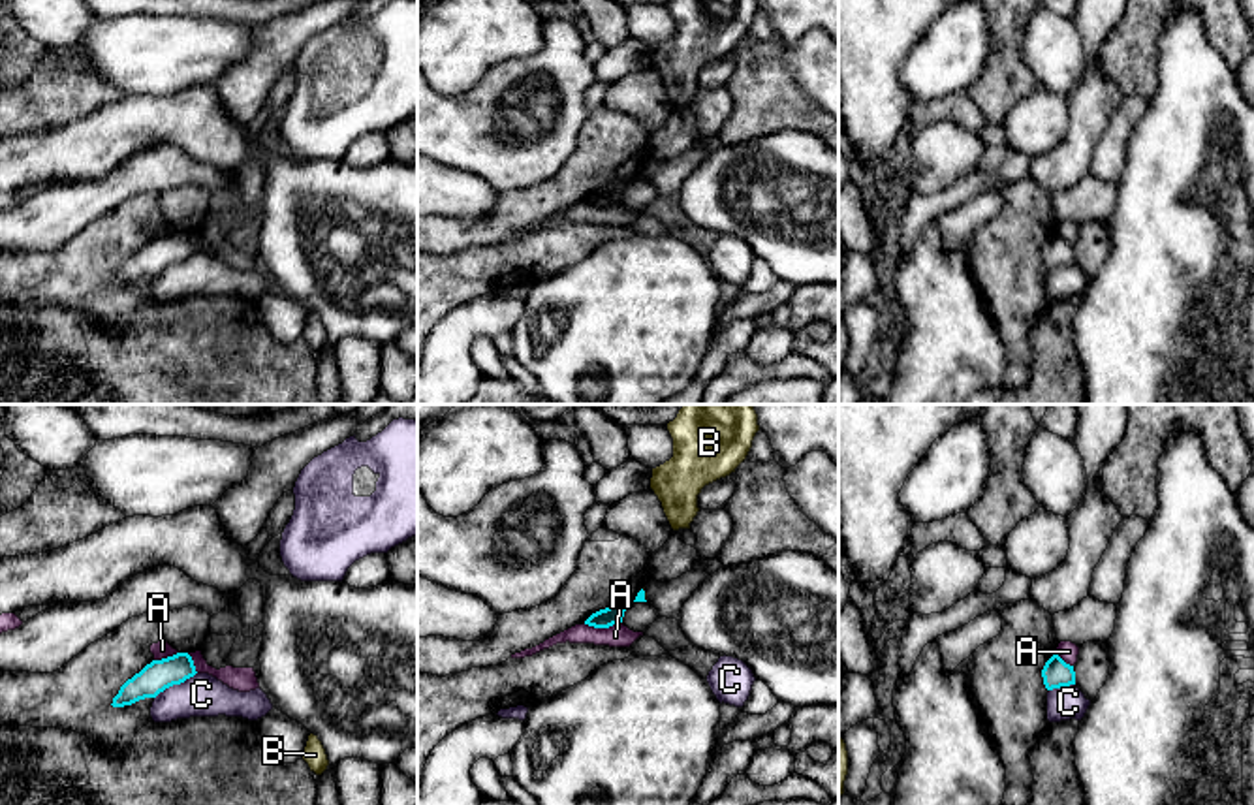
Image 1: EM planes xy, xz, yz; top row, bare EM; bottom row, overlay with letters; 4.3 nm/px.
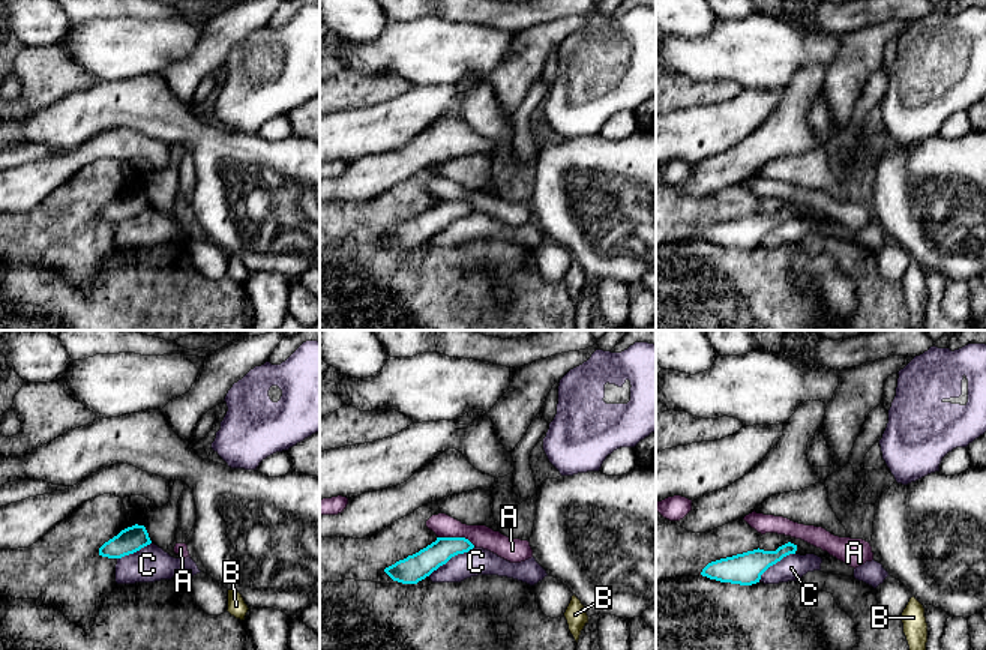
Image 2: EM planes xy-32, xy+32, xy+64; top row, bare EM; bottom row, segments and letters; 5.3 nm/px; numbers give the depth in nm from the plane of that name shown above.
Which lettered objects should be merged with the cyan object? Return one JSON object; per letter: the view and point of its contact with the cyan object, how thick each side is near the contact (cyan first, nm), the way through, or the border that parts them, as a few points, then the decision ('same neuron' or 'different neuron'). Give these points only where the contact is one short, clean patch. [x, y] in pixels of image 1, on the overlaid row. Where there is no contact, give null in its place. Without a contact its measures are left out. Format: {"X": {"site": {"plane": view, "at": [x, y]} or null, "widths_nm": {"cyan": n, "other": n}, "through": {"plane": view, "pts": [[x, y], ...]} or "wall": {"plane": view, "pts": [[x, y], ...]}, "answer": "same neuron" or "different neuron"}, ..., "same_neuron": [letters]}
{"A": {"site": {"plane": "xz", "at": [602, 627]}, "widths_nm": {"cyan": 80, "other": 100}, "wall": {"plane": "xz", "pts": [[621, 621], [610, 627], [589, 627], [583, 623]]}, "answer": "different neuron"}, "B": {"site": {"plane": "xz", "at": [643, 595]}, "widths_nm": {"cyan": 40, "other": 20}, "through": {"plane": "xz", "pts": [[640, 597], [643, 595], [645, 593]]}, "answer": "same neuron"}, "C": {"site": {"plane": "xy", "at": [175, 683]}, "widths_nm": {"cyan": 140, "other": 180}, "answer": "different neuron"}, "same_neuron": ["B"]}

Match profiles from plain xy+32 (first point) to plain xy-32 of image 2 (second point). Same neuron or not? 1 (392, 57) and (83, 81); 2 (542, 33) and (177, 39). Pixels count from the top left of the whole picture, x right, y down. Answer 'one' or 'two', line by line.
1: two
2: two

